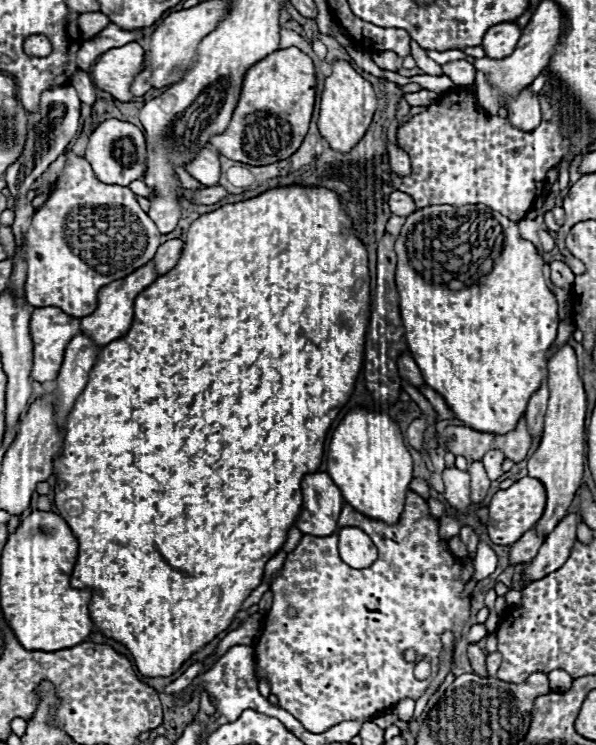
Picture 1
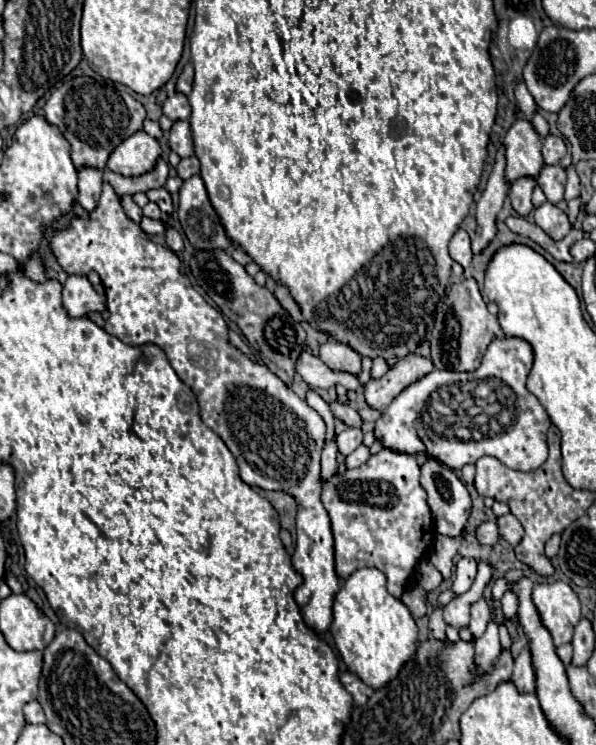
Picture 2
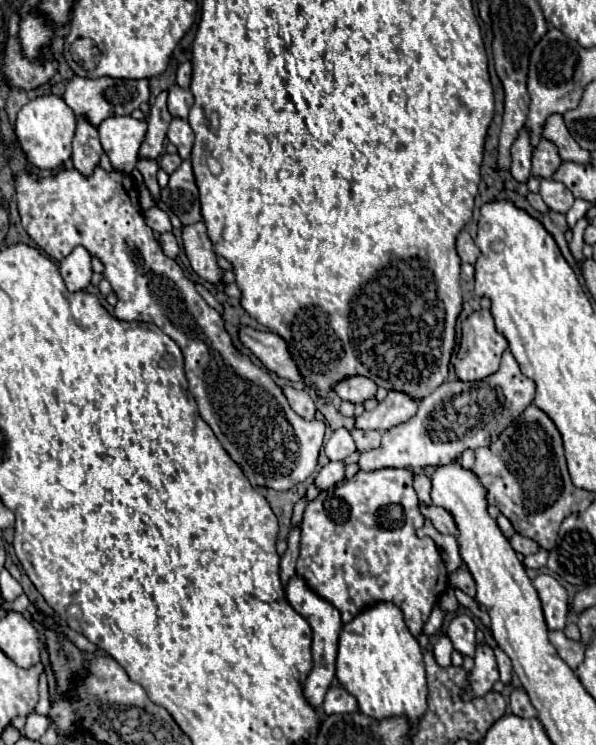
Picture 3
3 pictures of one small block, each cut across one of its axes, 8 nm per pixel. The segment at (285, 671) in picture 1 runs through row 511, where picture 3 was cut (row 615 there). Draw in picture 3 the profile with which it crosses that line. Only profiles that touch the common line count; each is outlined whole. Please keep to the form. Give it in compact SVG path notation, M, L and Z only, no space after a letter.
M380 468L380 470L372 470L372 472L360 470L360 472L358 472L356 476L352 476L350 480L342 480L342 482L336 484L334 488L322 490L322 492L318 494L318 498L312 500L312 502L306 506L304 518L302 518L302 542L300 542L300 558L298 558L298 564L296 564L296 572L306 578L308 586L310 586L316 594L320 594L322 598L326 598L332 606L336 606L336 608L340 610L342 622L350 622L364 606L374 604L374 602L384 602L384 600L386 600L386 602L394 602L396 606L402 608L402 614L404 614L404 620L406 620L408 630L410 630L414 636L418 636L418 634L422 632L422 628L424 628L428 616L430 616L432 606L438 602L440 594L448 588L446 566L444 566L444 562L442 562L442 558L440 558L440 552L438 552L434 540L428 538L428 536L420 536L420 534L418 534L418 530L420 530L422 524L424 524L424 516L420 514L418 494L416 494L416 490L414 490L412 484L414 484L414 472L412 472L410 468Z

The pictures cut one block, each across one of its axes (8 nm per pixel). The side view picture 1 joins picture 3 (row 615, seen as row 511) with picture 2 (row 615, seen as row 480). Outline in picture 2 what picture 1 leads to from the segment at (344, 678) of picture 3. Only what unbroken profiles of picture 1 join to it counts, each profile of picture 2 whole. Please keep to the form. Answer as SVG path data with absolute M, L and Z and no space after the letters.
M360 568L346 582L334 600L334 622L330 626L334 644L352 674L378 690L398 676L402 666L414 658L418 626L404 602L386 590L386 578L376 568Z

